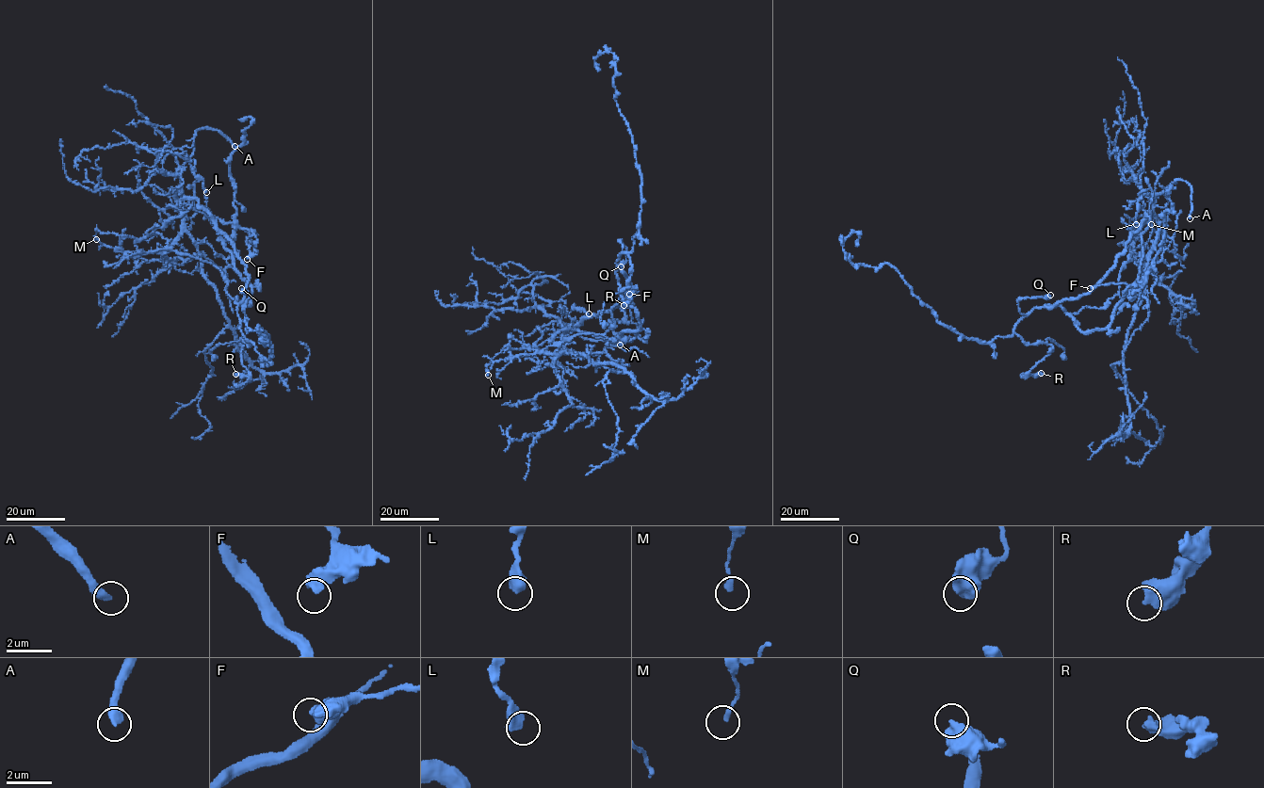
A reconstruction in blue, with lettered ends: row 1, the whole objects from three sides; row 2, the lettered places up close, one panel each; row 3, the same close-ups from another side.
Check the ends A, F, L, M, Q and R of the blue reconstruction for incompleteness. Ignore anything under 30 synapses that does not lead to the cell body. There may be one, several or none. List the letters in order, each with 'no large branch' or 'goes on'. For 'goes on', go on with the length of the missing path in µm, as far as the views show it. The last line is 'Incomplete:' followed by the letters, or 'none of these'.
A: goes on; missing 80 µm
F: no large branch
L: no large branch
M: no large branch
Q: no large branch
R: no large branch
Incomplete: A

